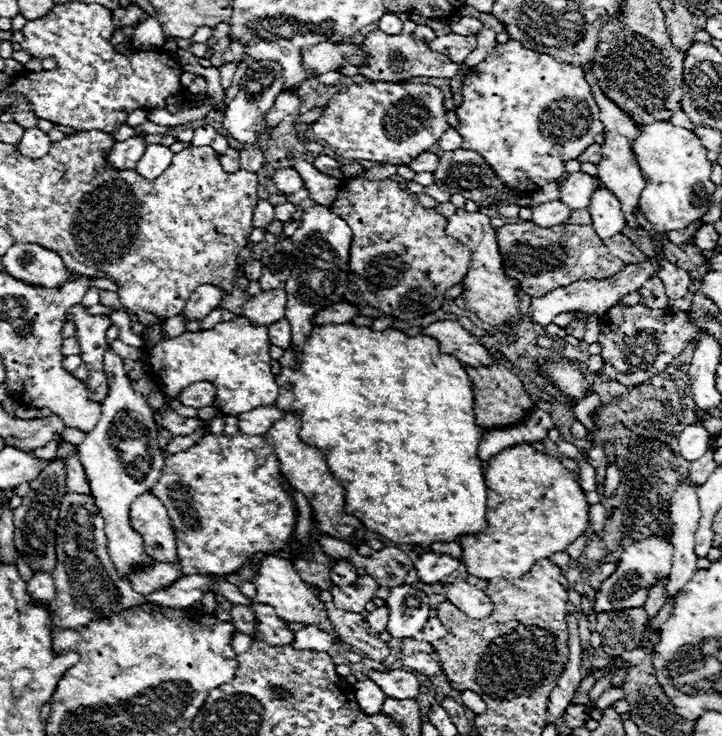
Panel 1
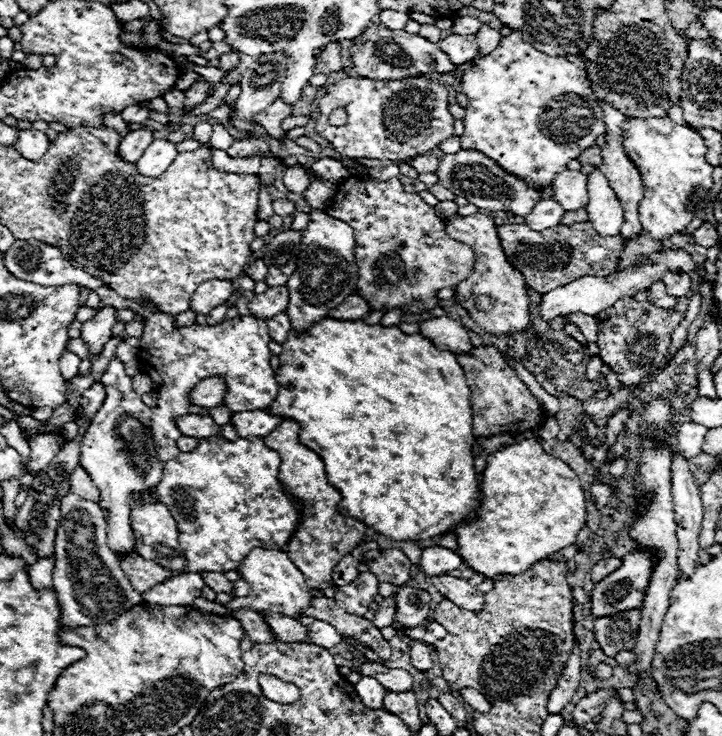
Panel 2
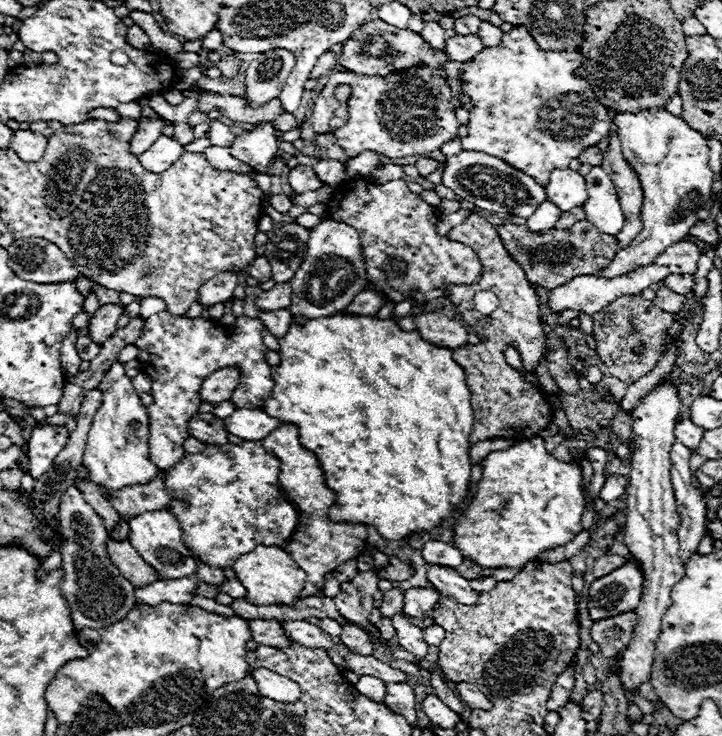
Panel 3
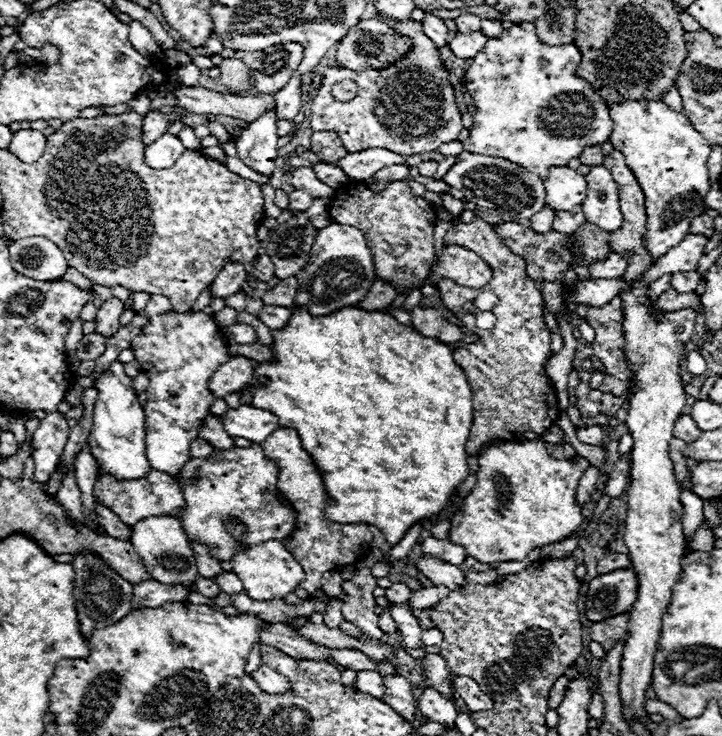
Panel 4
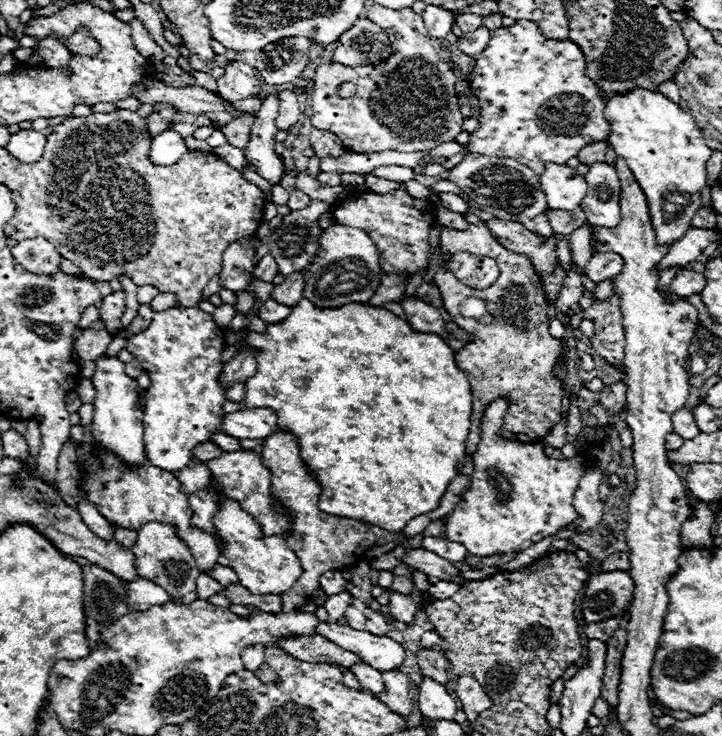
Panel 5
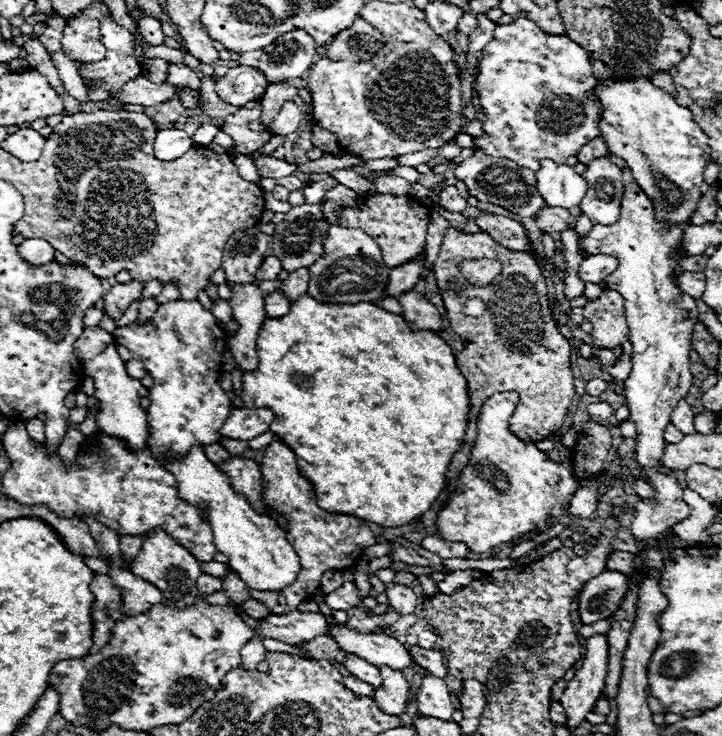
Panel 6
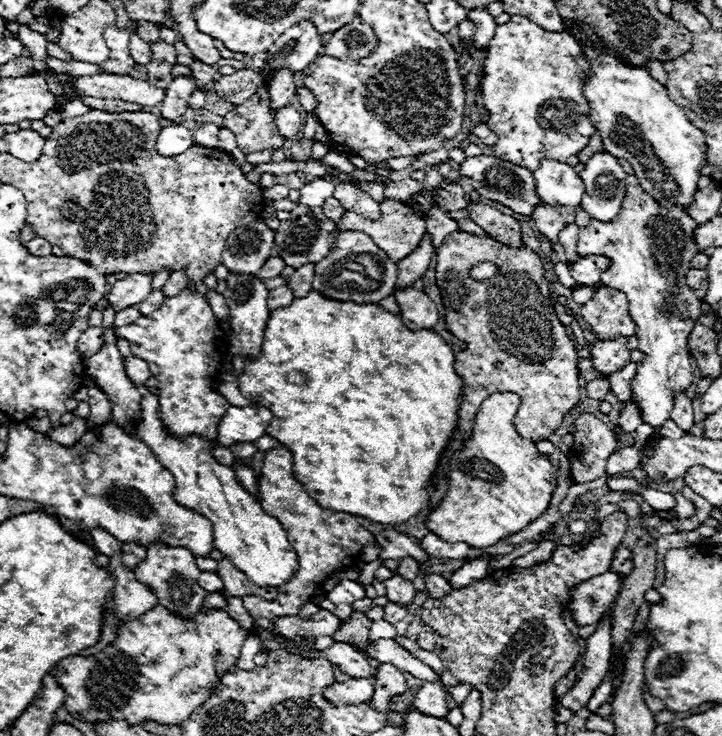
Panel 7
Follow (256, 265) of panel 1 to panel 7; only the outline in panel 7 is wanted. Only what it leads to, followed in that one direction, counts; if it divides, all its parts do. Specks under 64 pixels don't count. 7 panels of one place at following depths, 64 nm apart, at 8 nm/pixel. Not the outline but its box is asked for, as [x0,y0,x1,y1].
[258,256,284,278]

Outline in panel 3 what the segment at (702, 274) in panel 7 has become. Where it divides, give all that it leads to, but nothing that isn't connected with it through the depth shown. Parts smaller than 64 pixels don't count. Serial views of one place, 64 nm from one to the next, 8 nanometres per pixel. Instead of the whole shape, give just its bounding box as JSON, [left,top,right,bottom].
[664,274,695,296]

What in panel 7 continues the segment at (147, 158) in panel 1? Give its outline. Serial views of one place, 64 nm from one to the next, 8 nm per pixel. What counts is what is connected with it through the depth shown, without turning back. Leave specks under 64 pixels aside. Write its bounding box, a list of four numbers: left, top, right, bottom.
[156,126,194,156]

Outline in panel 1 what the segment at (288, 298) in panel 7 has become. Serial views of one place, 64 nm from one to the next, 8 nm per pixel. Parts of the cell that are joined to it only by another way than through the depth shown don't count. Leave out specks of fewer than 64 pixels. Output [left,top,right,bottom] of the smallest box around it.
[268,318,290,350]

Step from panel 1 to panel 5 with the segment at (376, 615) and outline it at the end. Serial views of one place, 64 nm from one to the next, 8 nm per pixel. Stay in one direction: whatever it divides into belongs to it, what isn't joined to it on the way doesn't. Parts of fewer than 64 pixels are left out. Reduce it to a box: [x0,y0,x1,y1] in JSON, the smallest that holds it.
[388,576,414,594]

